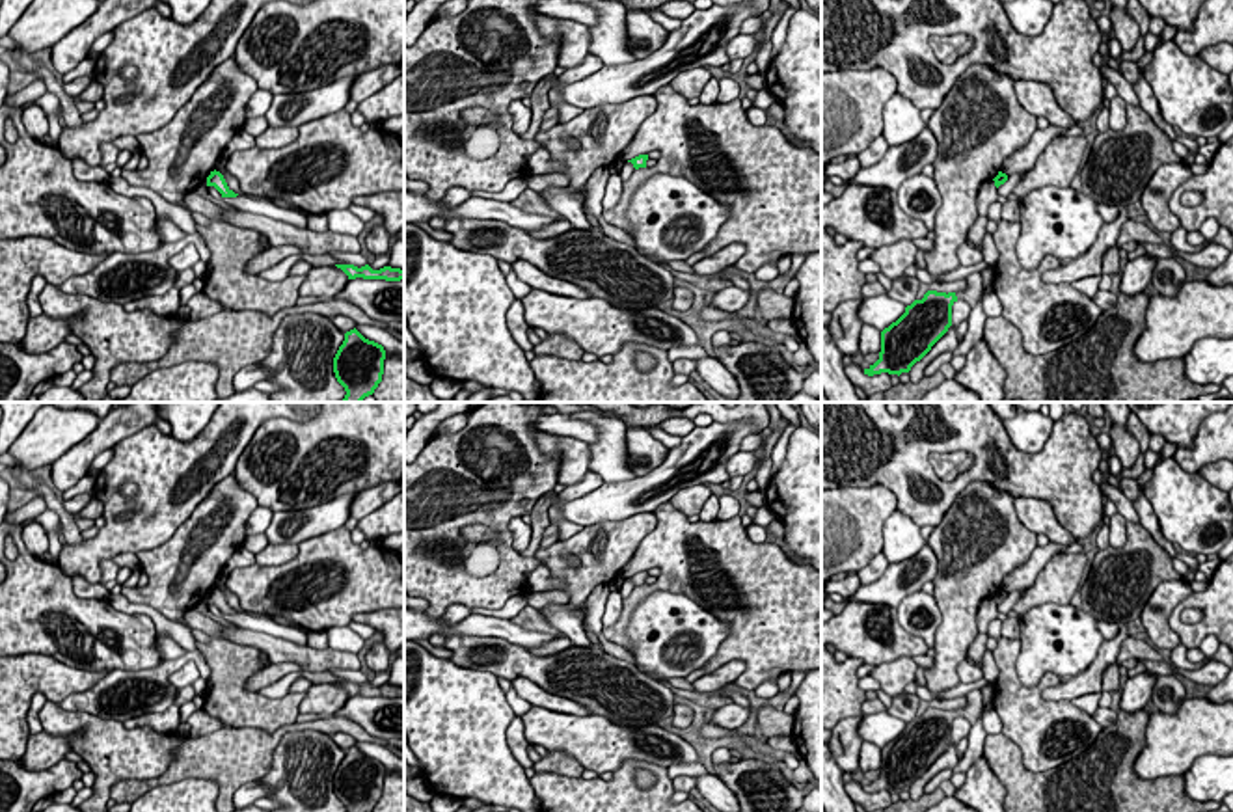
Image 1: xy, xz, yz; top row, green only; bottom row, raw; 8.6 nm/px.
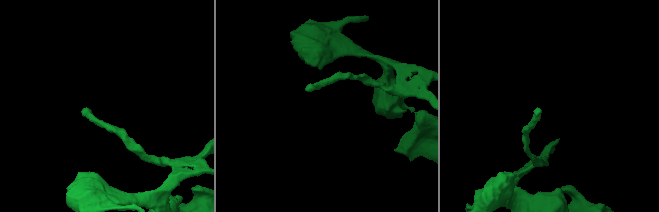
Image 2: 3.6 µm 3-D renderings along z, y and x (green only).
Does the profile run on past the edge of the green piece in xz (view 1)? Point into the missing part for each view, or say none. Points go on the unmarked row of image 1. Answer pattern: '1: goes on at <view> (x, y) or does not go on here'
1: does not go on here

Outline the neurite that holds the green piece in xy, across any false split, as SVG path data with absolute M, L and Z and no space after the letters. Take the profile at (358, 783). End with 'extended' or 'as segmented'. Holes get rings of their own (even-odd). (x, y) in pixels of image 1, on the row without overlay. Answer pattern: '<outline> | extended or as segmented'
M354 745L345 751L333 775L333 790L346 812L373 812L382 799L384 777L384 764L365 756Z | as segmented

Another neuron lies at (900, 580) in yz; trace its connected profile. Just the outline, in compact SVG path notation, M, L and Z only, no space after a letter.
M926 544L915 557L892 562L874 583L860 585L847 602L885 603L898 607L900 602L918 590L937 575L937 555Z

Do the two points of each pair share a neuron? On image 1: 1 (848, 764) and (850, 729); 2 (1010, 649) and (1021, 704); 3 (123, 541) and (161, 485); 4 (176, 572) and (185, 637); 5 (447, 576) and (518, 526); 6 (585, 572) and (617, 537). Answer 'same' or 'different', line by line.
1: same
2: same
3: same
4: different
5: different
6: same

